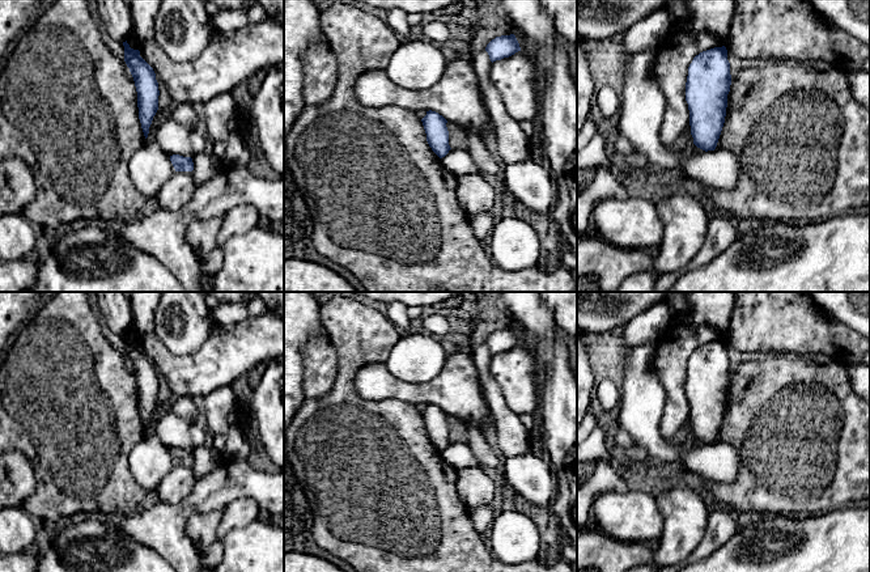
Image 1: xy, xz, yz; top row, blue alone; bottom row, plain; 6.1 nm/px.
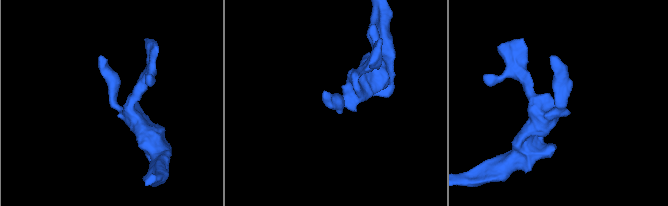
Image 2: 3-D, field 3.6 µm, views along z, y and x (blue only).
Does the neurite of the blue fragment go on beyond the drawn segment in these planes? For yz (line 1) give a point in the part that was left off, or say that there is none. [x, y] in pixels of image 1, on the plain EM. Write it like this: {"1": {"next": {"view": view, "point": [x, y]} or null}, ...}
{"1": {"next": null}}

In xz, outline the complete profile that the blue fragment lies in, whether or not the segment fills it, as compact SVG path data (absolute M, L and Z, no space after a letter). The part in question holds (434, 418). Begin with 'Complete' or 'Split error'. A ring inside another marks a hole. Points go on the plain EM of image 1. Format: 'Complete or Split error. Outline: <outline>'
Complete. Outline: M429 403L421 415L429 440L440 452L445 450L451 442L446 420L447 414L438 406Z

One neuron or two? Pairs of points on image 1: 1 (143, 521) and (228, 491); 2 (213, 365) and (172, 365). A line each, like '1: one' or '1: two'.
1: one
2: one

